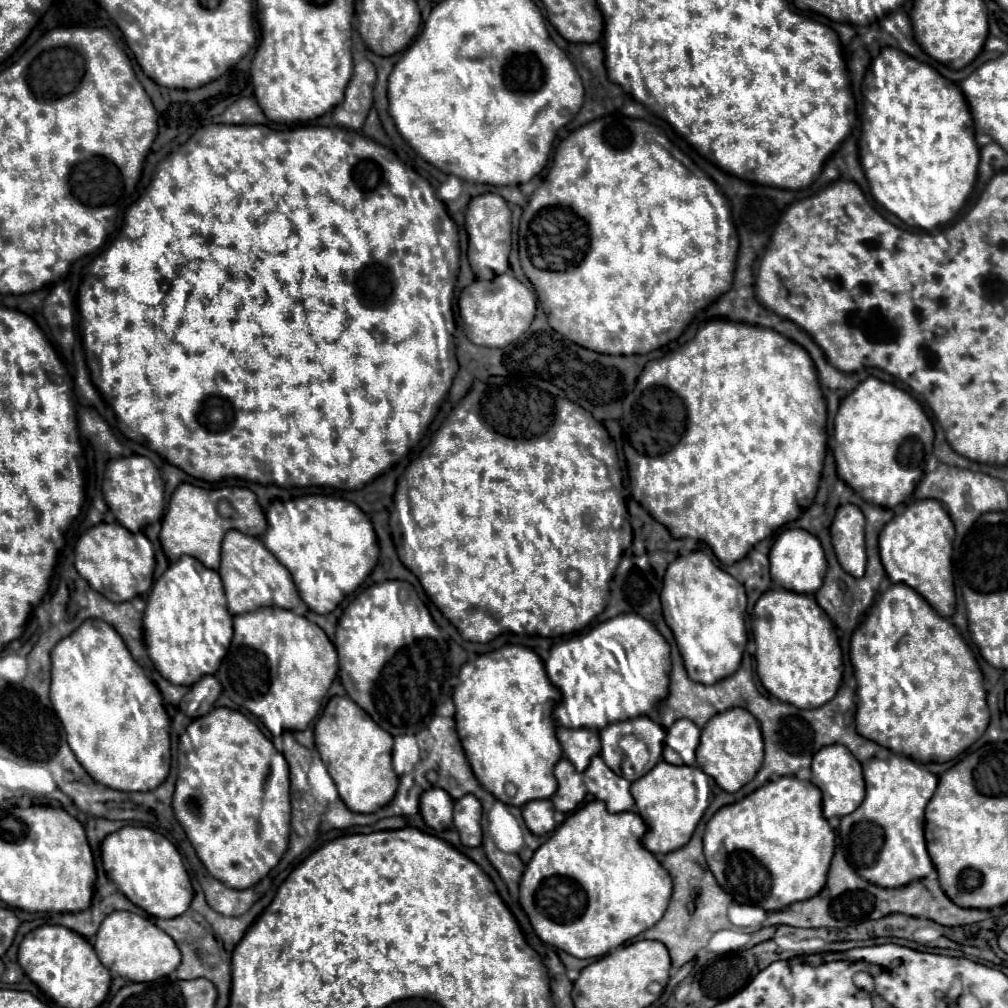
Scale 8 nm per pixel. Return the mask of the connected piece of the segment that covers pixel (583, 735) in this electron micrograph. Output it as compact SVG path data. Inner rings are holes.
M557 727L557 739L563 747L565 757L569 761L573 761L573 765L577 767L579 773L585 771L591 757L601 751L599 735L597 735L597 731L591 731L591 729Z

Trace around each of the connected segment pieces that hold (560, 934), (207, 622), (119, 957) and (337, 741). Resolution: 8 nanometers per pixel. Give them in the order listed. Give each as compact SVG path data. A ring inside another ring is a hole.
M595 799L595 801L589 801L589 803L585 803L583 807L579 807L577 811L573 811L573 813L553 831L553 835L549 837L549 841L543 843L543 845L535 851L533 859L531 859L531 861L527 863L527 867L525 867L525 873L523 873L523 879L521 879L521 885L519 885L519 903L521 903L523 911L527 913L527 917L529 917L531 925L533 925L537 937L539 937L541 941L545 941L545 943L549 943L549 945L553 945L553 947L557 947L557 949L561 949L561 951L573 955L573 957L589 959L589 957L607 955L611 949L623 945L625 941L637 937L637 935L643 933L645 929L653 927L653 925L663 917L663 913L665 913L665 909L667 909L667 905L669 905L669 897L671 897L671 891L673 891L673 879L671 879L669 871L655 859L655 855L643 847L641 837L643 837L645 833L647 833L647 825L641 821L641 817L639 817L637 813L631 813L631 811L629 811L629 813L615 813L615 815L613 815L613 813L607 811L605 803L603 803L603 801L597 801L597 799Z
M189 555L171 563L147 597L143 625L147 653L167 681L173 685L193 685L203 675L213 675L233 637L231 613L227 611L219 573Z
M113 911L107 915L95 935L93 947L111 977L122 977L128 982L143 983L167 977L181 963L181 951L175 941L153 921L129 911Z
M349 697L329 699L315 723L315 747L337 785L339 797L351 811L375 813L393 799L399 779L391 765L393 737Z

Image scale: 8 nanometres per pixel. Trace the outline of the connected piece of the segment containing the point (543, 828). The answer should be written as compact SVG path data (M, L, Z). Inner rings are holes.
M549 799L529 801L529 803L523 805L525 825L535 835L545 835L545 833L549 833L549 831L555 829L553 813L555 813L555 809L553 809L553 803Z

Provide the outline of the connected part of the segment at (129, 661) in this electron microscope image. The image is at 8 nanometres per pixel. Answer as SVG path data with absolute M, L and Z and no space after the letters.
M87 619L55 645L51 661L51 703L67 733L67 743L83 769L95 781L117 791L151 791L161 785L171 767L169 732L177 708L163 700L155 683L131 657L121 635L101 619Z

